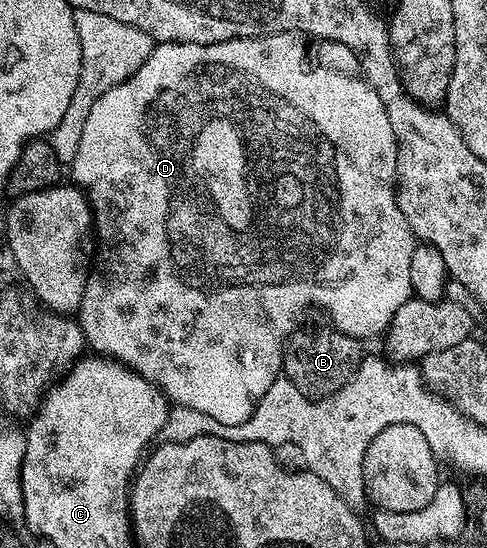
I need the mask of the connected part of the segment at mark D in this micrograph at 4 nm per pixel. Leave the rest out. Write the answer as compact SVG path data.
M270 32L268 36L242 36L239 40L228 40L218 44L163 44L158 43L153 52L119 86L111 86L107 94L103 94L91 106L91 114L87 114L87 122L83 122L83 138L79 138L79 154L75 154L75 162L71 165L72 183L85 193L89 200L89 206L93 209L93 226L95 229L95 255L89 270L87 286L83 290L79 319L81 329L85 335L86 345L94 353L118 360L126 364L132 372L137 372L143 378L152 380L160 388L161 392L174 405L191 410L199 410L199 414L207 414L207 418L215 418L215 422L224 424L238 424L243 422L250 414L258 400L271 388L271 382L275 382L282 375L283 361L285 359L285 342L293 335L297 319L305 312L308 304L318 304L329 315L328 323L336 331L354 336L359 342L365 342L368 336L380 337L393 320L395 310L403 306L414 295L411 284L411 256L415 247L415 237L411 226L407 226L407 218L403 218L403 210L399 210L399 202L395 191L397 178L397 139L391 130L391 121L387 118L387 110L383 110L383 102L379 102L379 94L360 75L348 76L345 72L336 72L333 68L320 68L309 61L309 52L305 49L306 41L296 32Z

